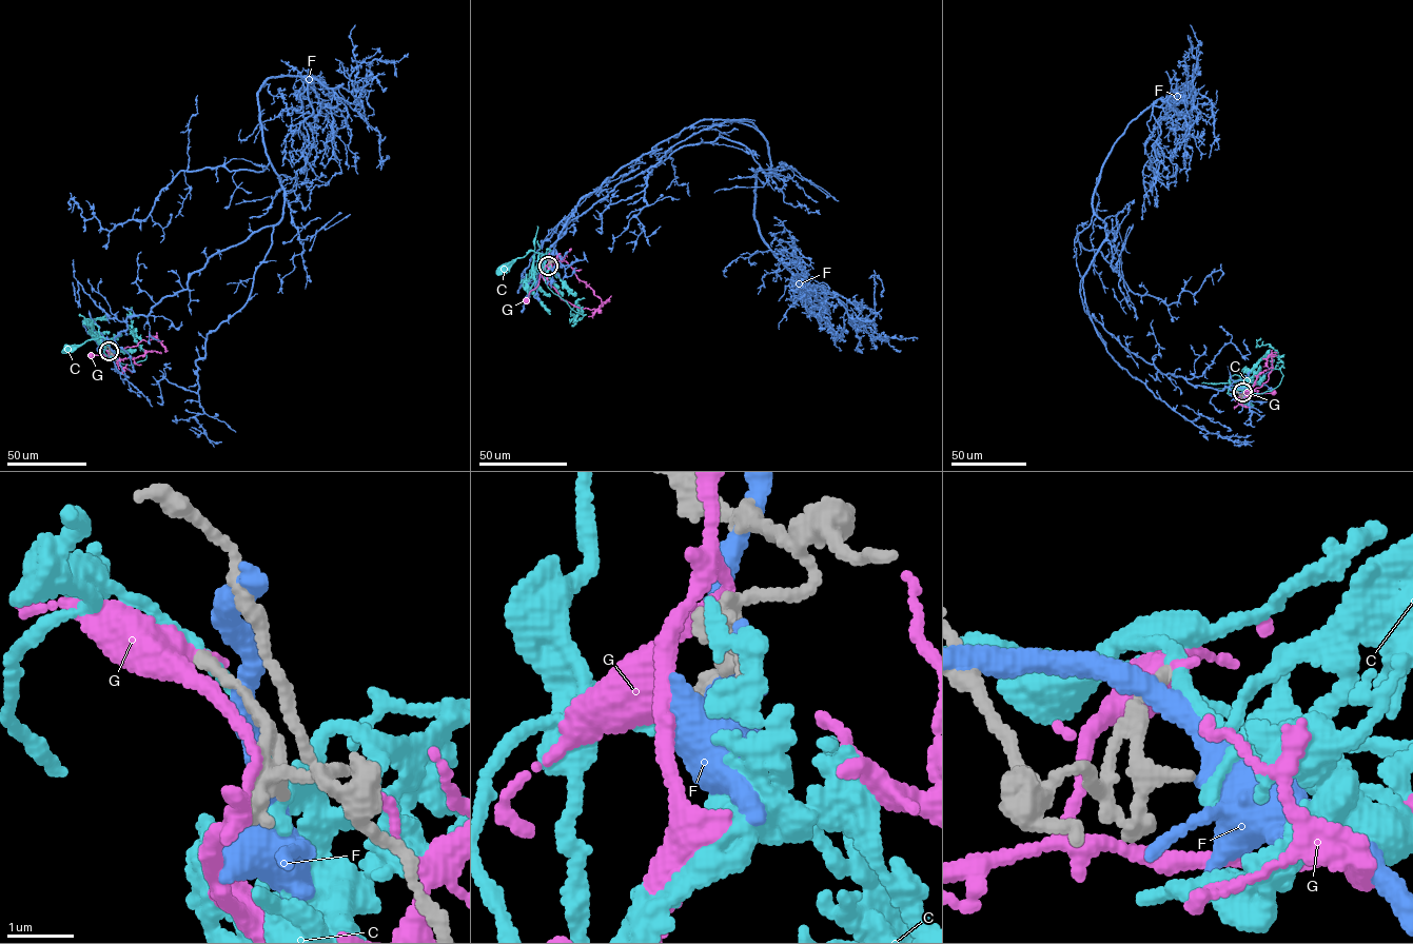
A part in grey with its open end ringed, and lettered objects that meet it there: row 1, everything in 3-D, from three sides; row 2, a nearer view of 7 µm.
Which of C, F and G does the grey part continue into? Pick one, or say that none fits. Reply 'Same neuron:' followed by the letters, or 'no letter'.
Same neuron: C

